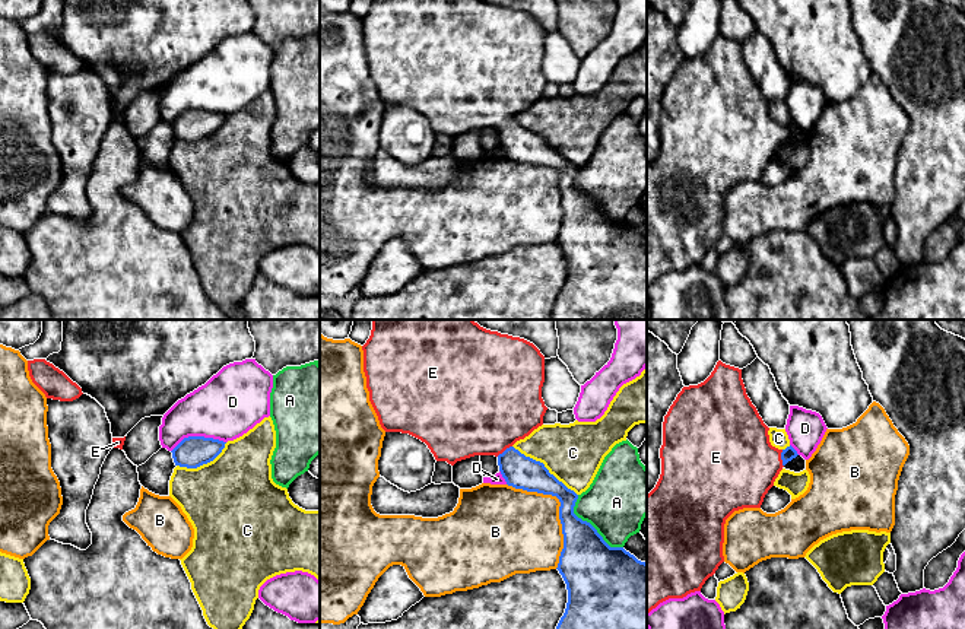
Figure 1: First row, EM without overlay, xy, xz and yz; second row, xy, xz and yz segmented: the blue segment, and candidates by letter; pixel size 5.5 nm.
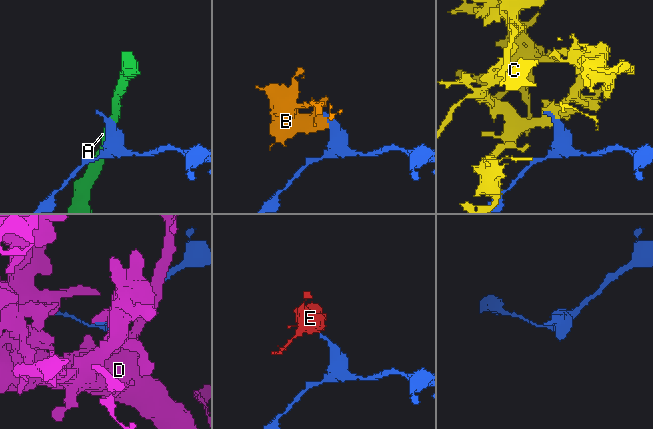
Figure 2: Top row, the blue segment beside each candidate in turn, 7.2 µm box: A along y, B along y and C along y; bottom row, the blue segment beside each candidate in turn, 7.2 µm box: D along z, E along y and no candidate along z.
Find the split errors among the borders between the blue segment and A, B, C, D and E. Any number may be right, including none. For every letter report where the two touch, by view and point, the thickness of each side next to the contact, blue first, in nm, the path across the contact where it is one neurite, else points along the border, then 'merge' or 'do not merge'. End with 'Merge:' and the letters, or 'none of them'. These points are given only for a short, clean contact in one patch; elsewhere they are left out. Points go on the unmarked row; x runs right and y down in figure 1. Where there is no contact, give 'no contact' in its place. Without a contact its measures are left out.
A: xz (590, 197) | 320/360 nm | do not merge
B: xz (559, 181) | 220/440 nm | do not merge
C: xz (545, 140) | 190/320 nm | do not merge
D: xy (197, 110) | 170/360 nm | do not merge
E: yz (781, 132) | 70/440 nm | across yz (787, 127), (781, 132), (762, 136), (736, 136) | merge
Merge: E

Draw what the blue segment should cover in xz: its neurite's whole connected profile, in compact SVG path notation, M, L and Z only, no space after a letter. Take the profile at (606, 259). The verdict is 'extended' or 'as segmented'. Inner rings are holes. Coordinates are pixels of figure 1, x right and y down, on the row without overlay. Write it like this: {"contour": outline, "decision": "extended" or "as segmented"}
{"contour": "M372 0L362 23L369 74L385 105L420 112L437 134L451 139L474 128L495 128L508 159L559 172L564 222L556 242L566 257L568 276L556 299L553 320L647 320L647 236L623 220L610 220L590 196L574 187L578 168L550 147L543 136L512 120L543 98L547 83L542 72L545 29L540 23L524 12L483 0Z", "decision": "extended"}

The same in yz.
{"contour": "M721 34L704 55L683 60L677 67L663 95L661 147L647 168L647 286L669 271L701 264L724 235L726 193L734 184L761 181L783 140L799 128L791 118L785 123L772 120L768 104L746 67L742 42Z", "decision": "extended"}

